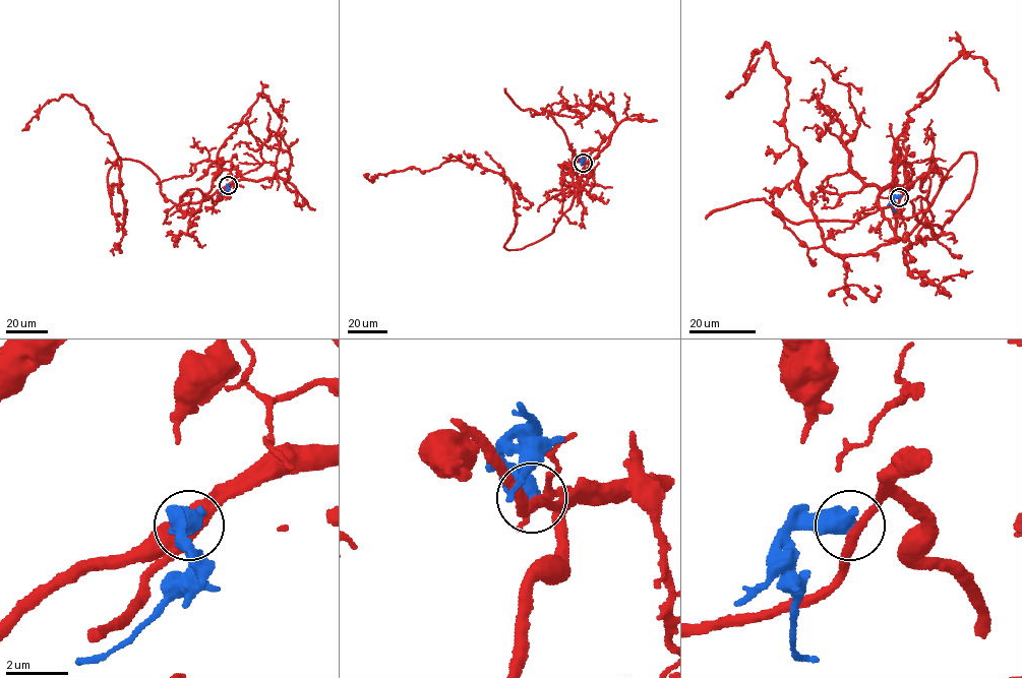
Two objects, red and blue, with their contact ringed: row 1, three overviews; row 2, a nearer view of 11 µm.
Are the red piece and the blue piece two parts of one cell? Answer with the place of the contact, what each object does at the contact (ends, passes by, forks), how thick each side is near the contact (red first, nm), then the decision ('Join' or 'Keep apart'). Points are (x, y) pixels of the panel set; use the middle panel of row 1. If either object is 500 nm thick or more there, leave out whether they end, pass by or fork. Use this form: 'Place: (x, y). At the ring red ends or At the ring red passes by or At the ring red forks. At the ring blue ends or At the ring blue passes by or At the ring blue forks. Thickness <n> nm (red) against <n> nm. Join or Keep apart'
Place: (583, 163). Thickness 280 nm (red) against 800 nm. Keep apart

